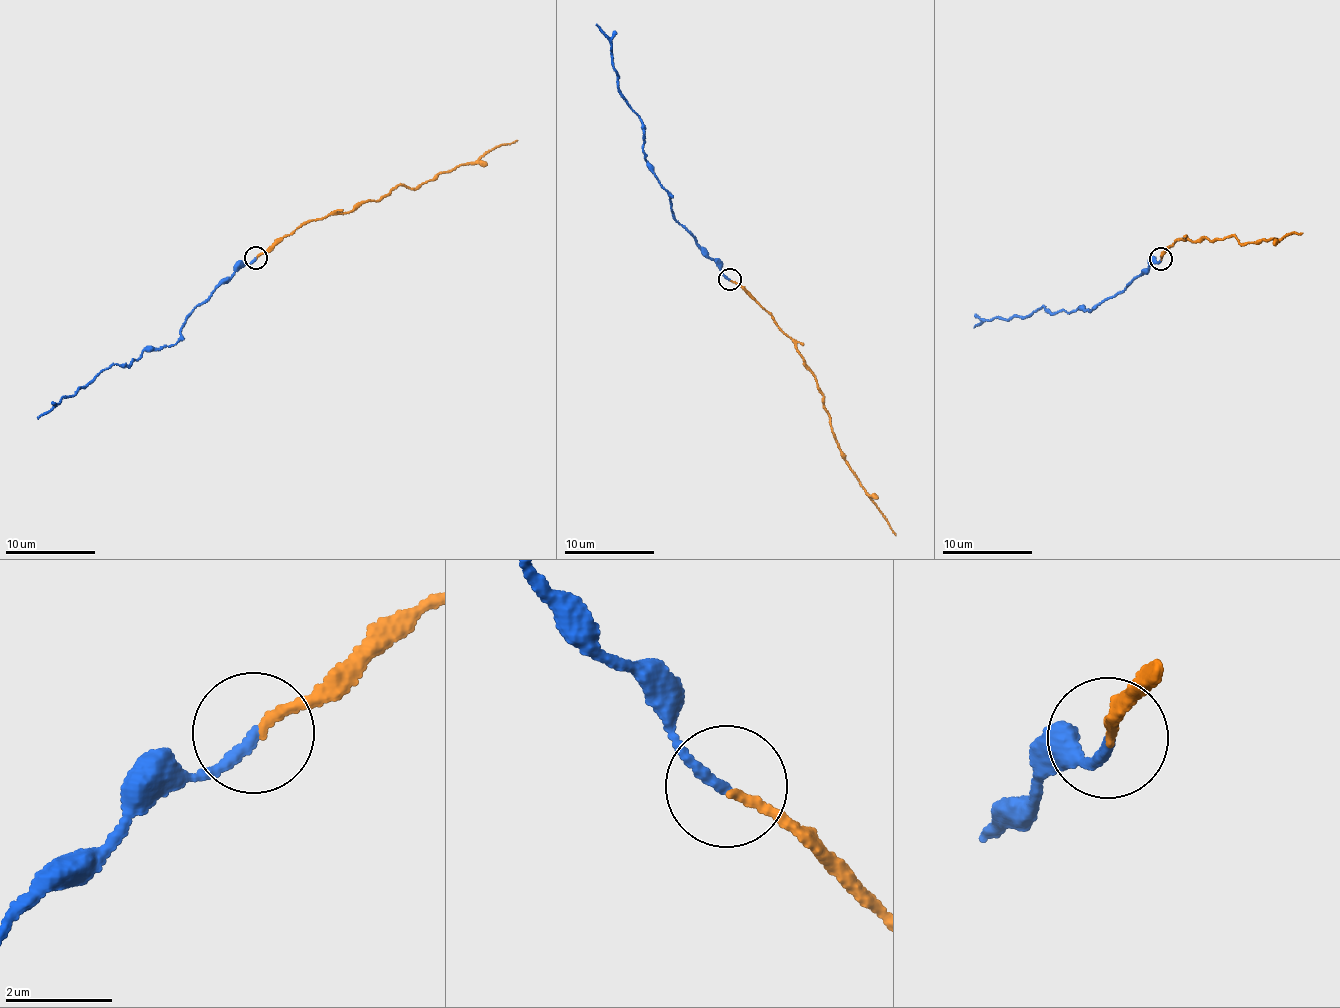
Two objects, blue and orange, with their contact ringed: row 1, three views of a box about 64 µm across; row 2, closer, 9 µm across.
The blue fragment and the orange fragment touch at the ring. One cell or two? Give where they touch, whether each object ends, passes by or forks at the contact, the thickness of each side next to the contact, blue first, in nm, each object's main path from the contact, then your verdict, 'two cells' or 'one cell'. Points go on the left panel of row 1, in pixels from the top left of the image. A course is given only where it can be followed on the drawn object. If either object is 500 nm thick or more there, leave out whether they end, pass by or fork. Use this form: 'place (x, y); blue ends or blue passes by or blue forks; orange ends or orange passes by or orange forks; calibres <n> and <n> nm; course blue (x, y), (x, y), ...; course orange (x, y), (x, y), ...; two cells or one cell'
place (255, 257); blue ends; orange ends; calibres 190 and 160 nm; course blue (255, 257), (190, 311), (171, 345), (141, 352), (122, 366), (112, 365), (85, 386), (60, 397), (38, 420); course orange (257, 257), (309, 221), (337, 214), (400, 185), (415, 188), (517, 139); two cells

